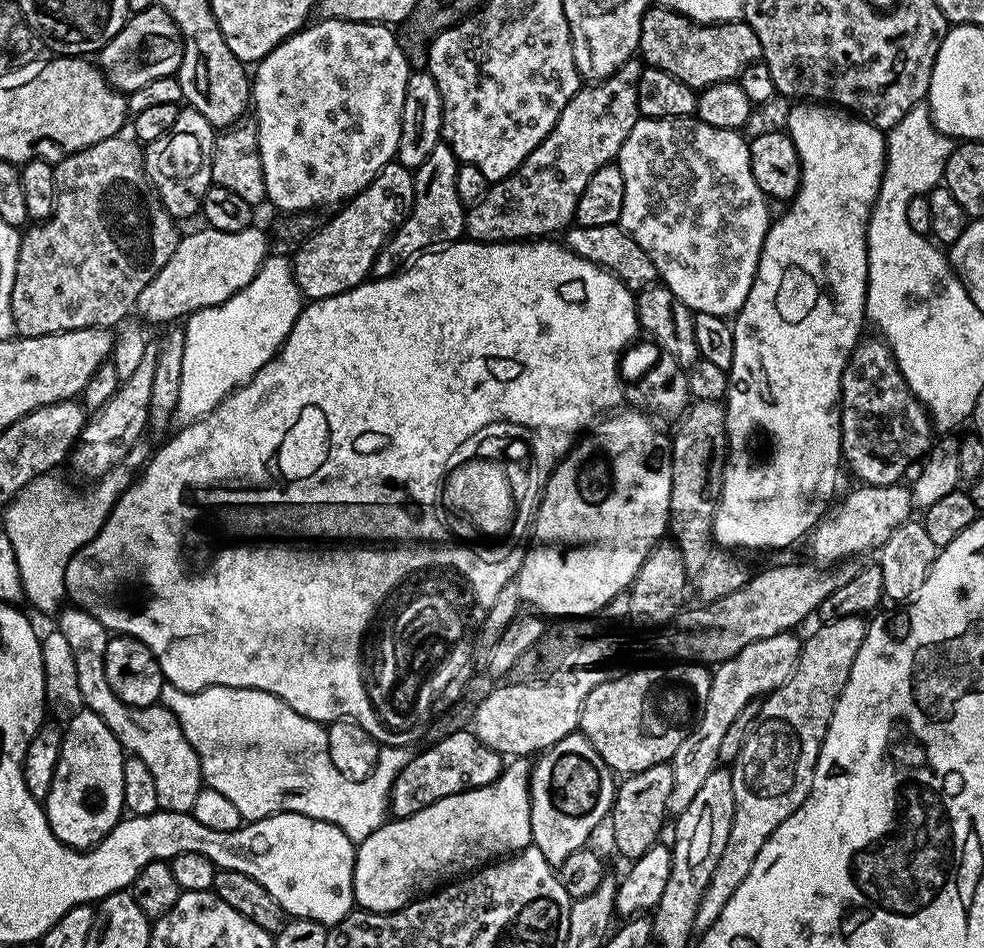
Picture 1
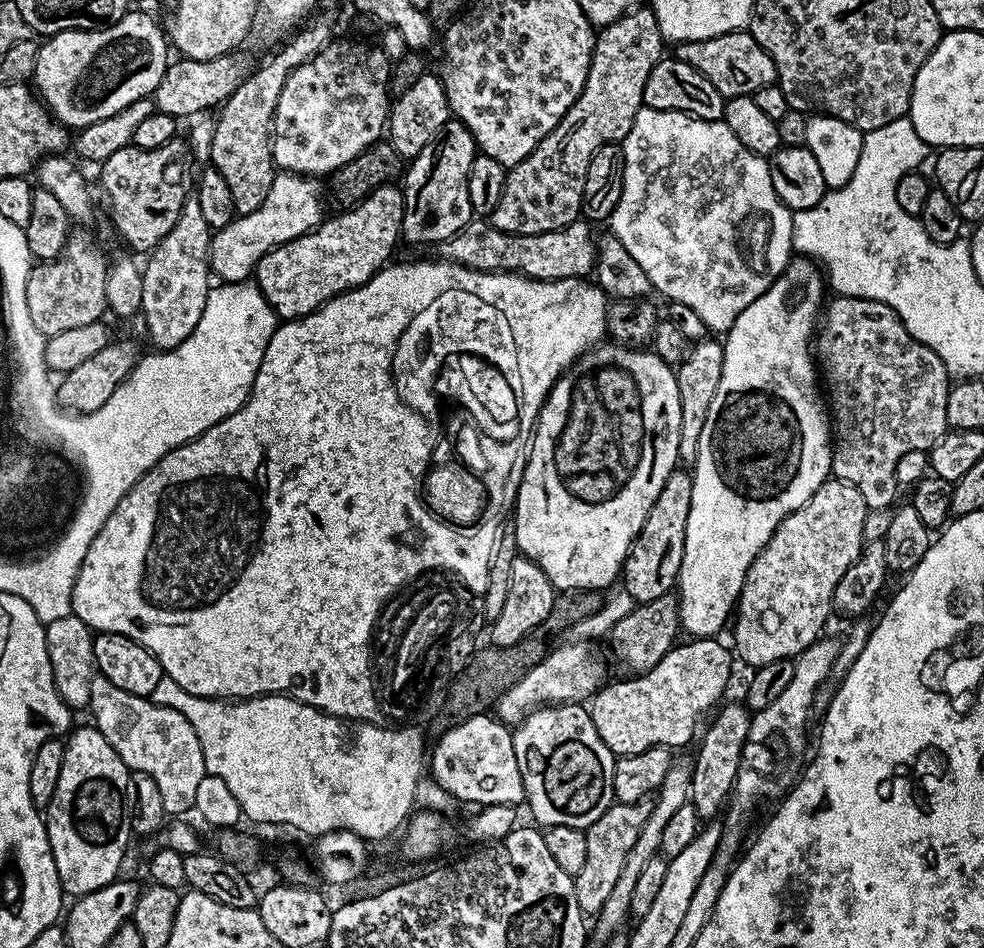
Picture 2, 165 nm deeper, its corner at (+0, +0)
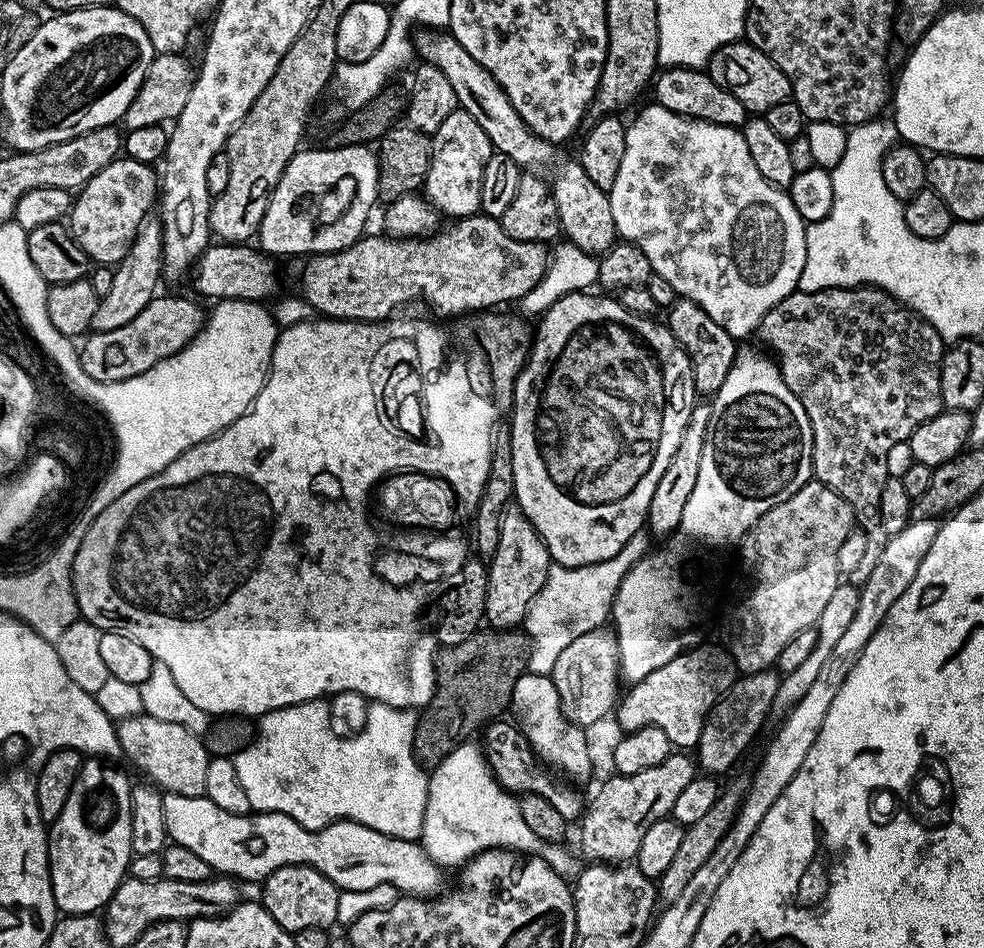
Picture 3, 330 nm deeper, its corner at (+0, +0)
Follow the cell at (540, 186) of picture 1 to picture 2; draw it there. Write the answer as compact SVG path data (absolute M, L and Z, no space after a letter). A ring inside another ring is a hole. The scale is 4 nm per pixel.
M648 6L633 8L622 18L603 25L595 33L589 74L577 100L524 161L507 169L508 177L502 186L502 198L498 198L498 206L494 206L490 217L495 228L515 236L546 234L581 219L582 190L586 186L586 170L590 170L590 158L594 158L603 144L623 142L630 134L630 126L634 126L638 110L644 107L646 78L650 78L650 70L654 70L654 66L665 55L664 47L666 41L660 33L658 18Z

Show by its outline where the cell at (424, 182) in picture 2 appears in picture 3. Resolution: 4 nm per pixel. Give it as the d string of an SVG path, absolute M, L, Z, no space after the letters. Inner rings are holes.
M457 110L438 126L438 130L431 133L431 156L429 158L429 170L425 174L422 195L441 217L444 218L463 218L474 216L480 212L480 199L482 198L482 170L486 170L486 162L490 162L493 154L492 143L490 138L486 138L486 130L470 118L463 110Z

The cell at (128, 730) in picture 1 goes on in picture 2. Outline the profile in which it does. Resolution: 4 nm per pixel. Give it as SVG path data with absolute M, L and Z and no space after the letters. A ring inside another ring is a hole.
M99 674L90 682L88 708L94 719L94 726L114 746L118 758L132 772L141 772L154 778L158 794L162 794L162 806L169 817L191 813L195 809L194 797L202 778L206 775L202 746L194 726L178 714L178 710L158 706L151 698L126 694L118 690L105 676Z

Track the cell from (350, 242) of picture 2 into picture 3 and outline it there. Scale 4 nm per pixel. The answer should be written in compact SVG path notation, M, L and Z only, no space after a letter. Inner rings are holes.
M227 242L209 243L207 250L201 254L194 265L194 276L196 272L196 288L204 296L209 296L212 302L222 300L255 300L257 302L267 301L267 296L272 296L279 286L280 280L276 277L277 261L265 254L259 247L253 248L247 243L230 244Z

